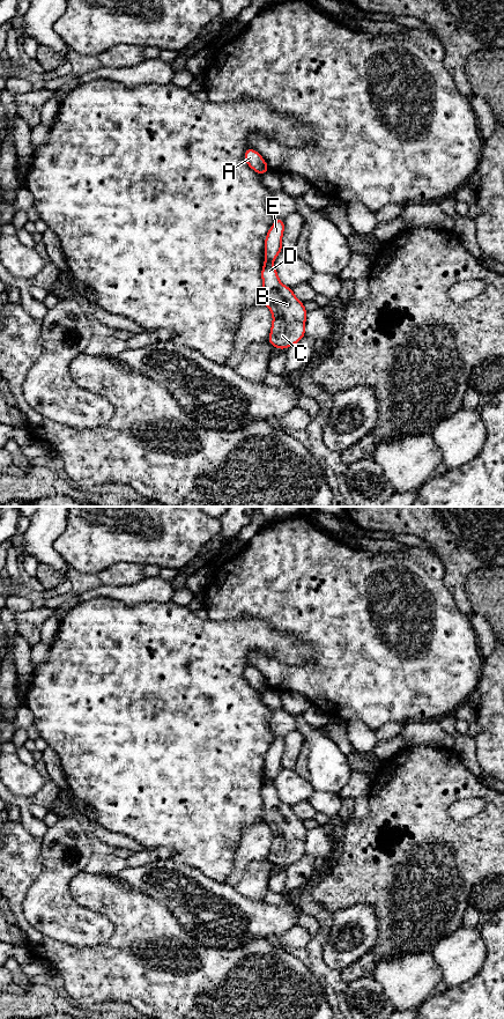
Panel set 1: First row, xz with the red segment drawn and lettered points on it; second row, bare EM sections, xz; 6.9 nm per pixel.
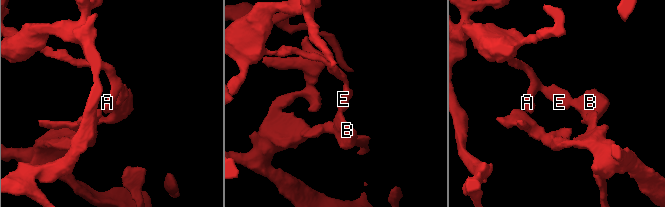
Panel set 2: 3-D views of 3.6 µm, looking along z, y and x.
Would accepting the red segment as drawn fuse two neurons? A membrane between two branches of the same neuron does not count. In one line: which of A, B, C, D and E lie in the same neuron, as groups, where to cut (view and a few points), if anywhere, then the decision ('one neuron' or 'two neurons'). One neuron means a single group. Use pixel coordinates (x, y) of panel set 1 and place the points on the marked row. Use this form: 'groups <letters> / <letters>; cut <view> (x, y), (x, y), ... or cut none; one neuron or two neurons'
groups A E / B C D; cut xz (265, 259), (272, 261); two neurons

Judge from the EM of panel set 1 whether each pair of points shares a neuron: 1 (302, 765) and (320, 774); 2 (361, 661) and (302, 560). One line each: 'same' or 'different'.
1: different
2: same

